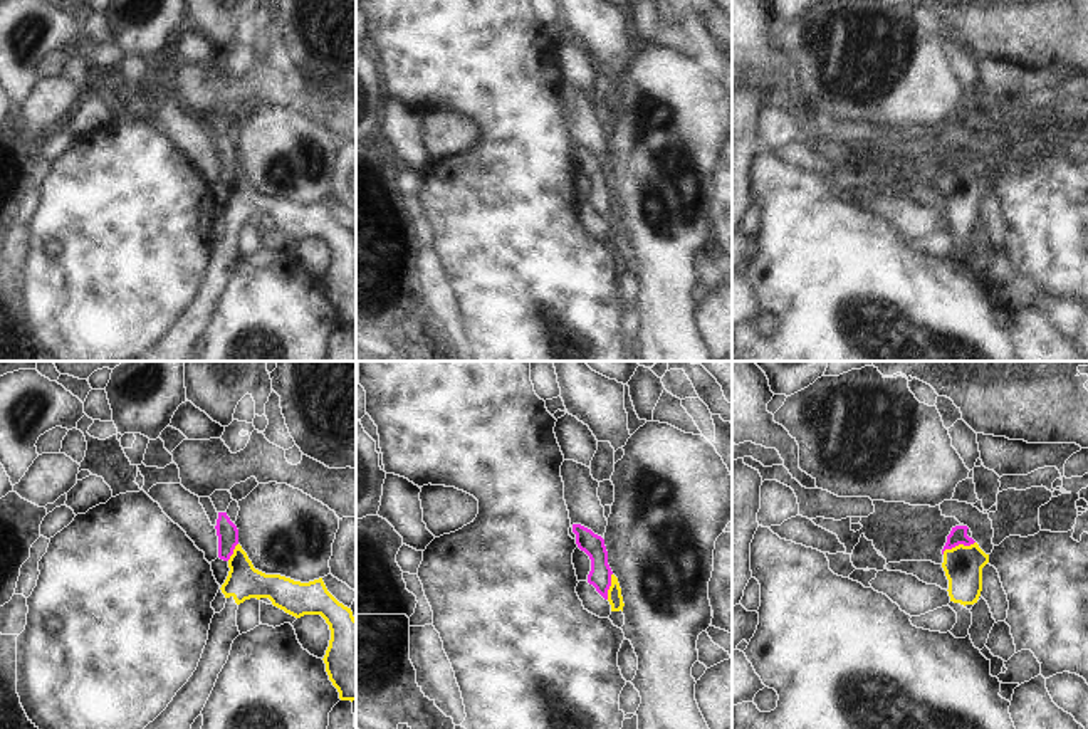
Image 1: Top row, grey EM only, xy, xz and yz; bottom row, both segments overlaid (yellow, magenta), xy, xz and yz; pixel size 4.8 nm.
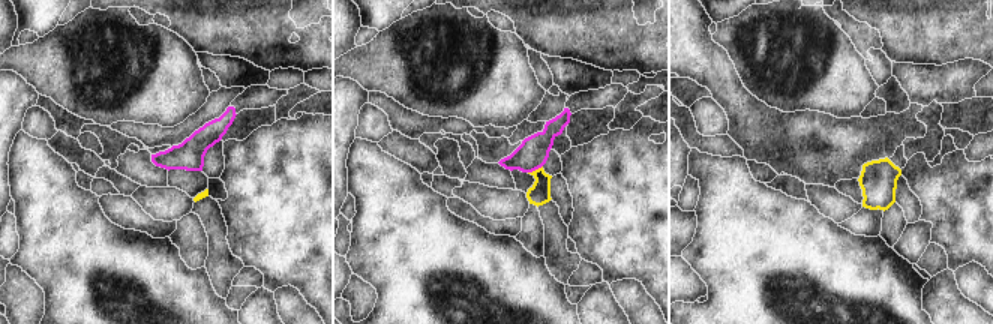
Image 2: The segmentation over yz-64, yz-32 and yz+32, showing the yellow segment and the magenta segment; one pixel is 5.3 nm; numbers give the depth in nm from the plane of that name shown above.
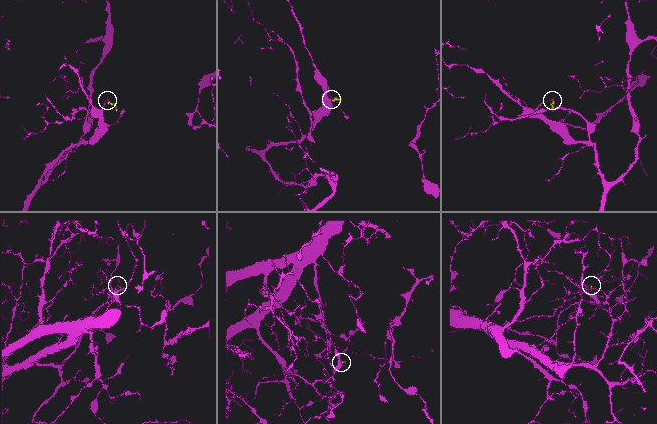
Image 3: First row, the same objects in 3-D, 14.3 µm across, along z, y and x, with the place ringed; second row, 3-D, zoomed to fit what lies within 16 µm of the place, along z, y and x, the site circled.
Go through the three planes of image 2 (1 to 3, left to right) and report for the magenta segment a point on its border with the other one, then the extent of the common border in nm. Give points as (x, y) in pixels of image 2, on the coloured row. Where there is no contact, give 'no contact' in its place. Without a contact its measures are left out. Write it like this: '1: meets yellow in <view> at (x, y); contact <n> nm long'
1: no contact
2: meets yellow in yz-32 at (536, 170); contact 90 nm long
3: no contact

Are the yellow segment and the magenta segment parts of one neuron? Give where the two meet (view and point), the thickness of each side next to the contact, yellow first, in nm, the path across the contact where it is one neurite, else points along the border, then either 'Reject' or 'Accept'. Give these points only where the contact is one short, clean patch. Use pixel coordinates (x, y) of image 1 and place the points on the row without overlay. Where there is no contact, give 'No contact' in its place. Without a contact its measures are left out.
Touches yellow at yz (959, 168). Thickness 190 nm (yellow) against 80 nm. Boundary: yz (974, 165), (956, 168), (942, 177). Reject

